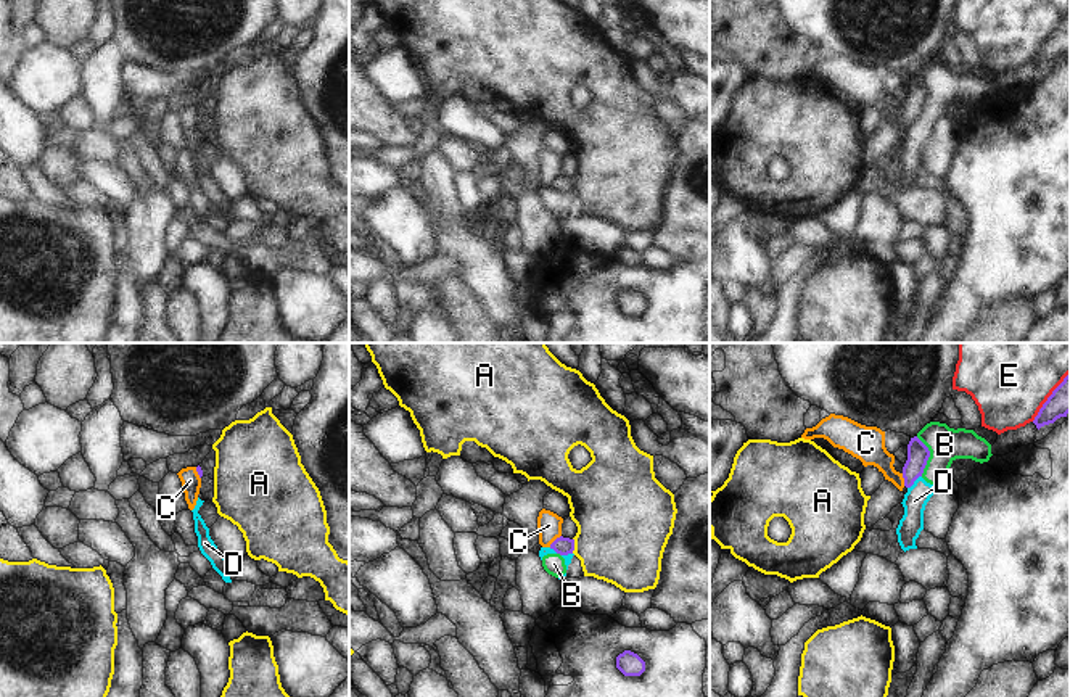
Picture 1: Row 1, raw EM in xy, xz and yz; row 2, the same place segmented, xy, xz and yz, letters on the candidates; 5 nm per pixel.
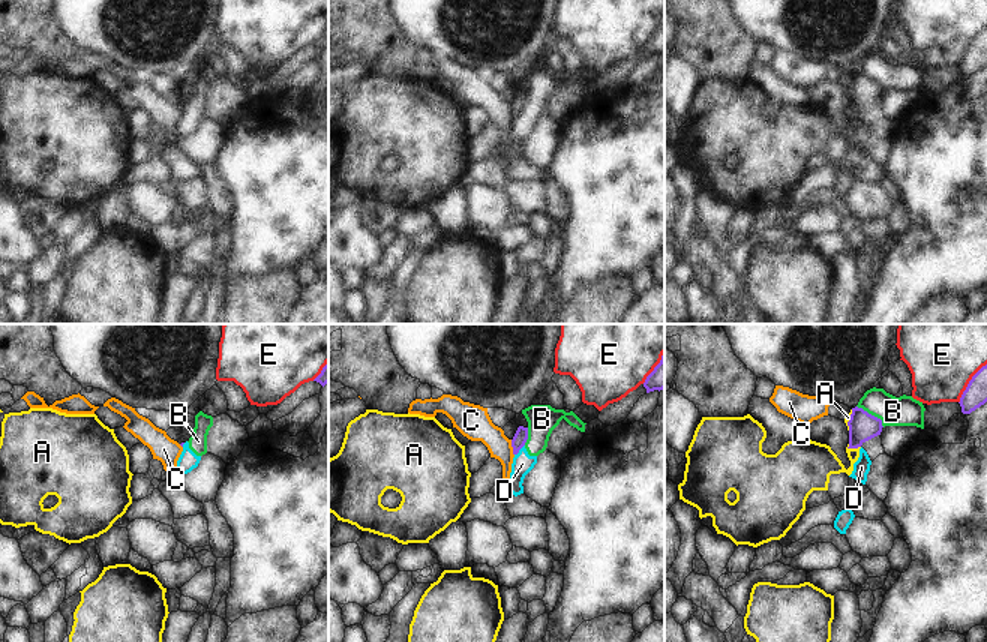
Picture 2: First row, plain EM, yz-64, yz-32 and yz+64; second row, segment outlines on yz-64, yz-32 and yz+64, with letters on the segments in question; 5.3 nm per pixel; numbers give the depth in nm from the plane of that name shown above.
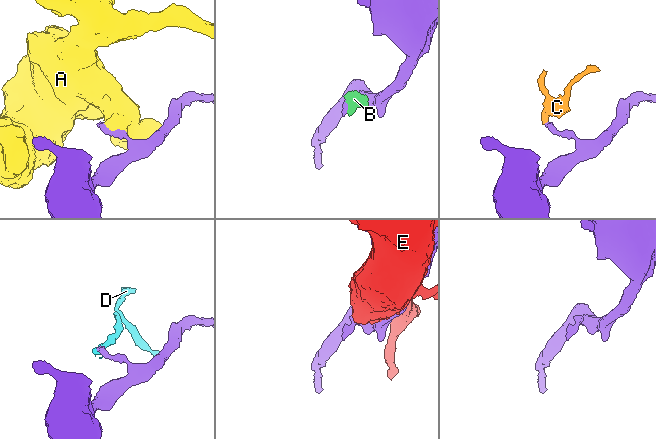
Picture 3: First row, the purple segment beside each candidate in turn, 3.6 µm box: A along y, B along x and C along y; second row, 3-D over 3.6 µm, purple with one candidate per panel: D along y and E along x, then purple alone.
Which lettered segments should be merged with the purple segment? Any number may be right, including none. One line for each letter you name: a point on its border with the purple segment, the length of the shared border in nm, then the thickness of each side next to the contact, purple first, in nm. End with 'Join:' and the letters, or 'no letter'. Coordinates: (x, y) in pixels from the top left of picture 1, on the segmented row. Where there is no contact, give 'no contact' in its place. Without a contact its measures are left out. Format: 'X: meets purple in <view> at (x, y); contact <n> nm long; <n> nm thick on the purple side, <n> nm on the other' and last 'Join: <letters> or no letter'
Join: no letter

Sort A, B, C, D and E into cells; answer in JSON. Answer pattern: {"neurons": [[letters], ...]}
{"neurons": [["A"], ["B", "D"], ["C"], ["E"]]}

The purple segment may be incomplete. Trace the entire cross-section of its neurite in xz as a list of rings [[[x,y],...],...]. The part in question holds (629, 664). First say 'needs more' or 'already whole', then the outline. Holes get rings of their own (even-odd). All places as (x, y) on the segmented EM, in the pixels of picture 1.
already whole; [[[624,650],[616,657],[616,668],[624,676],[640,676],[645,671],[645,662],[637,654]]]

